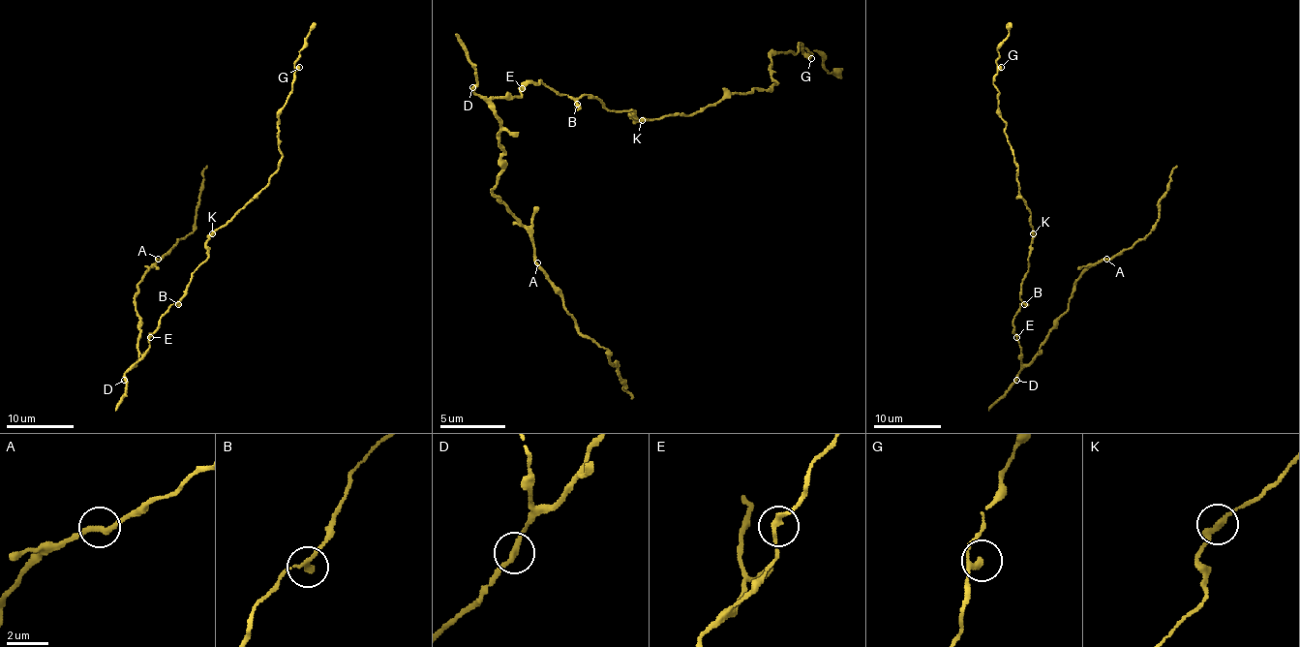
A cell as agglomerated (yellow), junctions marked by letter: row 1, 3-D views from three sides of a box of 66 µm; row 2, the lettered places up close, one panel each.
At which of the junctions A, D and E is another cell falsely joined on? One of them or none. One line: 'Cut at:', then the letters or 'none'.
Cut at: none

